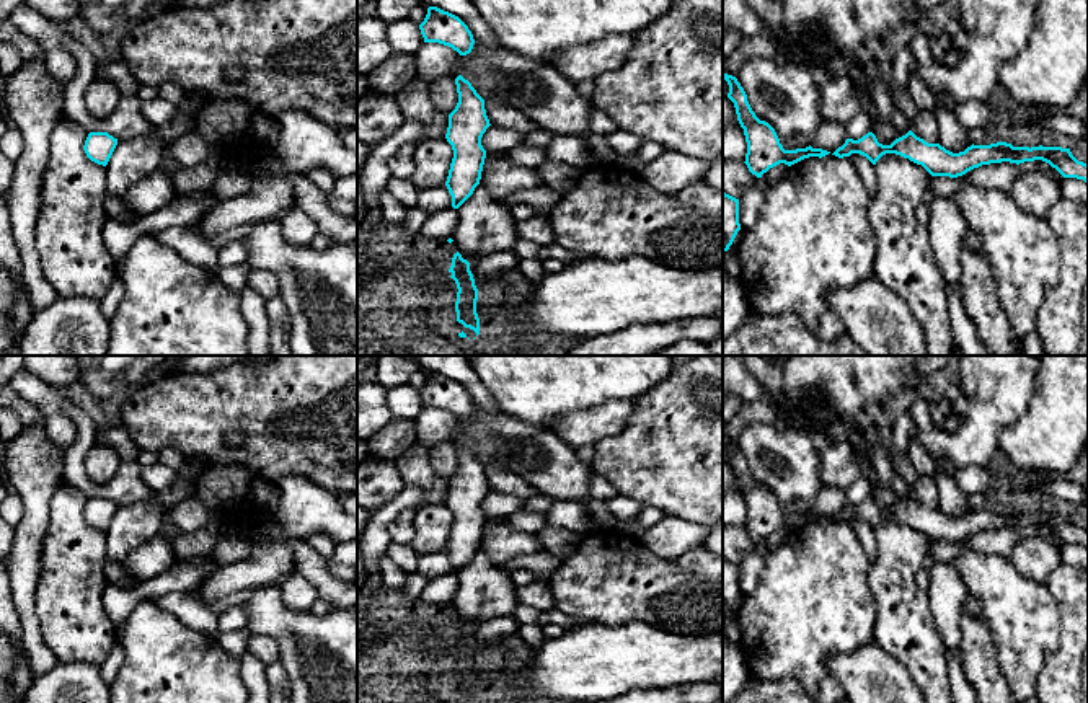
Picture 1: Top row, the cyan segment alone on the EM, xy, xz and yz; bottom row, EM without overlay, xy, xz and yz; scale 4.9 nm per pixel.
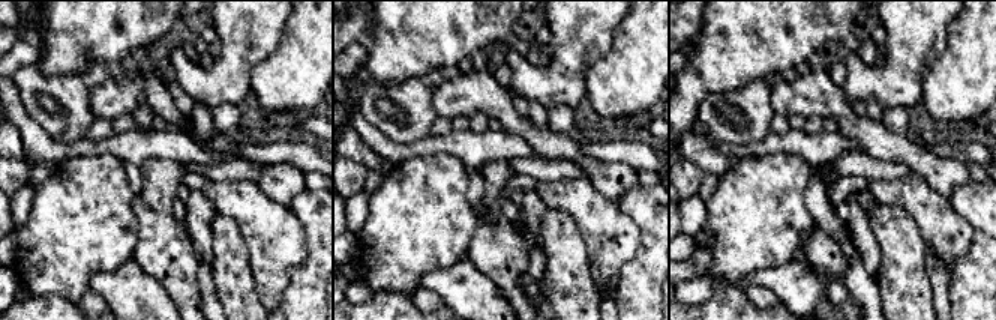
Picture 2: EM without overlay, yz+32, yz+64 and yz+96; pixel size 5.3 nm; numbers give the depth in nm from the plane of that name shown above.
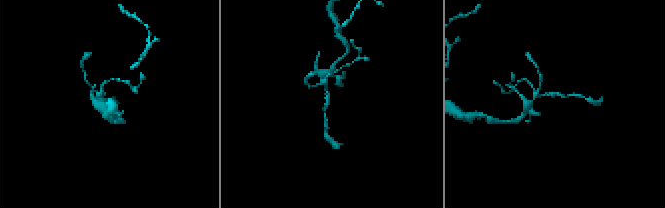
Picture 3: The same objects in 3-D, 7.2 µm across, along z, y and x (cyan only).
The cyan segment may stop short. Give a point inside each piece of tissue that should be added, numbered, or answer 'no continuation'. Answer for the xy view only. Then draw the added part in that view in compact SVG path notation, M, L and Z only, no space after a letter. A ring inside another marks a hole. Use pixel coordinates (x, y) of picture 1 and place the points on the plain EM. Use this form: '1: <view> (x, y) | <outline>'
no continuation

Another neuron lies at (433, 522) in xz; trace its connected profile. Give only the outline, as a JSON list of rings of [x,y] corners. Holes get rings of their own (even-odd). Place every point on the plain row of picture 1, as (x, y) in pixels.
[[[422,504],[413,519],[416,535],[411,548],[418,556],[445,550],[452,524],[453,515],[447,504]]]

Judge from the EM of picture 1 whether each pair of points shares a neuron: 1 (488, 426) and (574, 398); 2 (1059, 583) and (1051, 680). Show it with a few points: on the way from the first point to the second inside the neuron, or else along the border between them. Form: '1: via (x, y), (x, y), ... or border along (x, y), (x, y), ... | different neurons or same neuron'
1: border along (503, 411), (540, 428) | different neurons
2: via (1070, 607), (1069, 656) | same neuron

